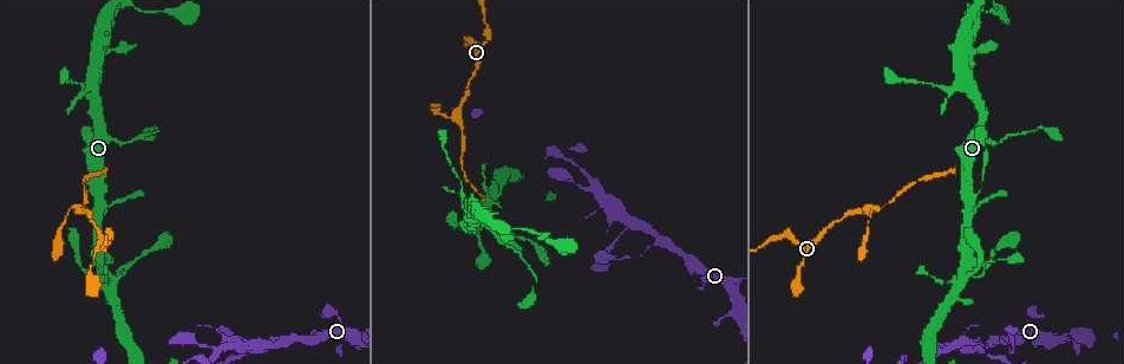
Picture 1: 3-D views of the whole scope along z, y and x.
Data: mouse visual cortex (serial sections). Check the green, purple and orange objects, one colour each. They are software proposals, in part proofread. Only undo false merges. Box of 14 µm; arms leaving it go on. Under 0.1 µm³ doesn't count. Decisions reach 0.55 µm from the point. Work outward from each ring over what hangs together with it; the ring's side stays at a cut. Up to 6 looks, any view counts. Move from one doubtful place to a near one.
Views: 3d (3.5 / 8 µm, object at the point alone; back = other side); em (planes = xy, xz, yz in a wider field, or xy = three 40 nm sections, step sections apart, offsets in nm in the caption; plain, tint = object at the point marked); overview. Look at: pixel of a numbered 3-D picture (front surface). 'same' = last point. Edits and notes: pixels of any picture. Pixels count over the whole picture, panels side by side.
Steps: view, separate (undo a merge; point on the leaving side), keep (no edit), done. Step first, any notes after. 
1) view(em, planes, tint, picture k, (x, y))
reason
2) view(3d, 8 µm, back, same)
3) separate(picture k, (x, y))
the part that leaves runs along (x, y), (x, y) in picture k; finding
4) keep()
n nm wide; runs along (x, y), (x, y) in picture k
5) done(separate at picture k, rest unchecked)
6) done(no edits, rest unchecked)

view(3d, 3.5 µm, picture 1, (78, 209))
sharp bend

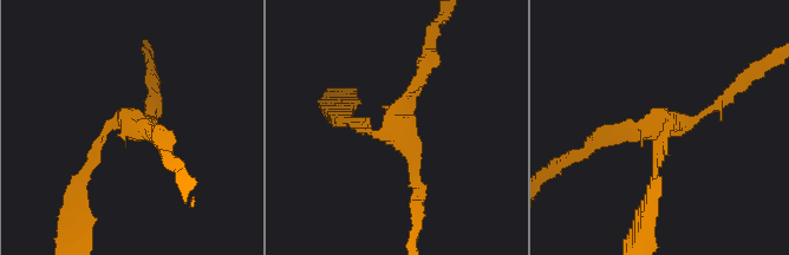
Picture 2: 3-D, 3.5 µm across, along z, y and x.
view(em, planes, tint, picture 2, (403, 124))
shape alone is not enough

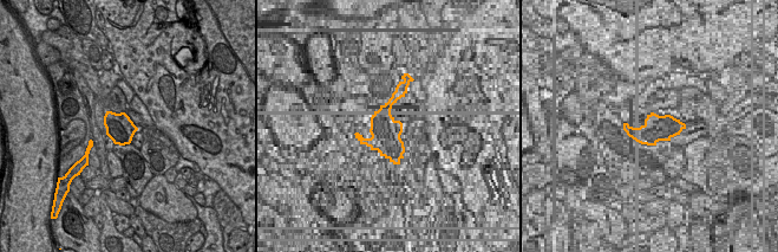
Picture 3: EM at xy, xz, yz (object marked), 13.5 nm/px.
keep()
380 nm wide; runs along (430, 61), (402, 128), (372, 135), (358, 122) in picture 2; one cell here

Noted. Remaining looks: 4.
view(3d, 3.5 µm, picture 1, (261, 345))
small branch off a trunk

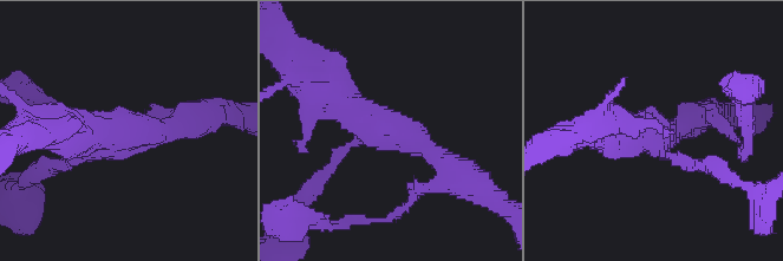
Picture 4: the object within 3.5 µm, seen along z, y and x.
view(em, xy, step 3, tint, picture 4, (392, 129))
3 arms; arms of 150, 300, 450 nm; shape alone is not enough

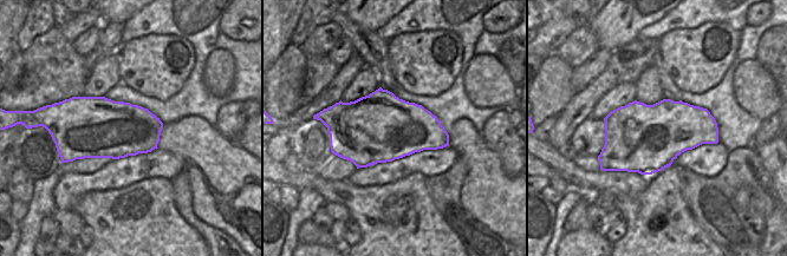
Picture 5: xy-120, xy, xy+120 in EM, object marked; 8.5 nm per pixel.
keep()
runs along (445, 164), (314, 73) in picture 4; all the same cell

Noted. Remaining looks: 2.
view(3d, 3.5 µm, picture 1, (220, 349))
arms part here

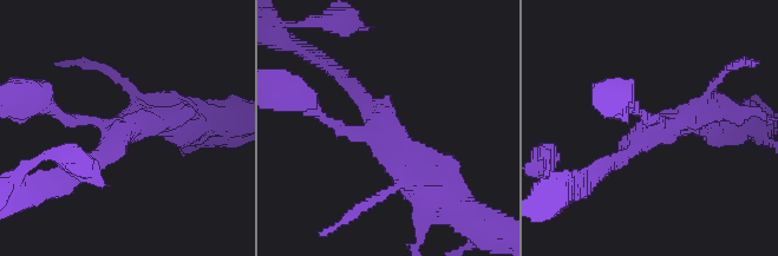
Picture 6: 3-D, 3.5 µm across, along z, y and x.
view(em, xy, step 1, tint, picture 6, (656, 130))
3 arms; arms of 150, 200, 400 nm; shape alone is not enough

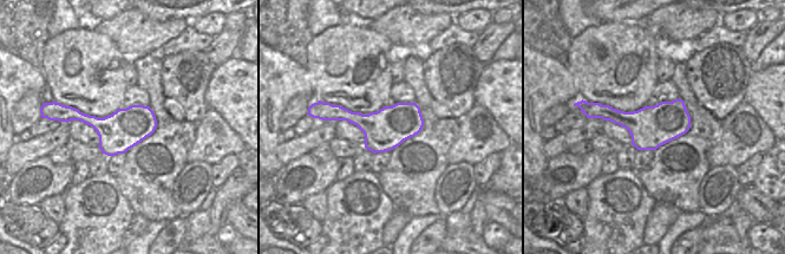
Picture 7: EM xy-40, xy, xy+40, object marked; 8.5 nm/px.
keep()
runs along (439, 186), (345, 81) in picture 6; one cell here

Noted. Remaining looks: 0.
done(no edits, rest unchecked)

